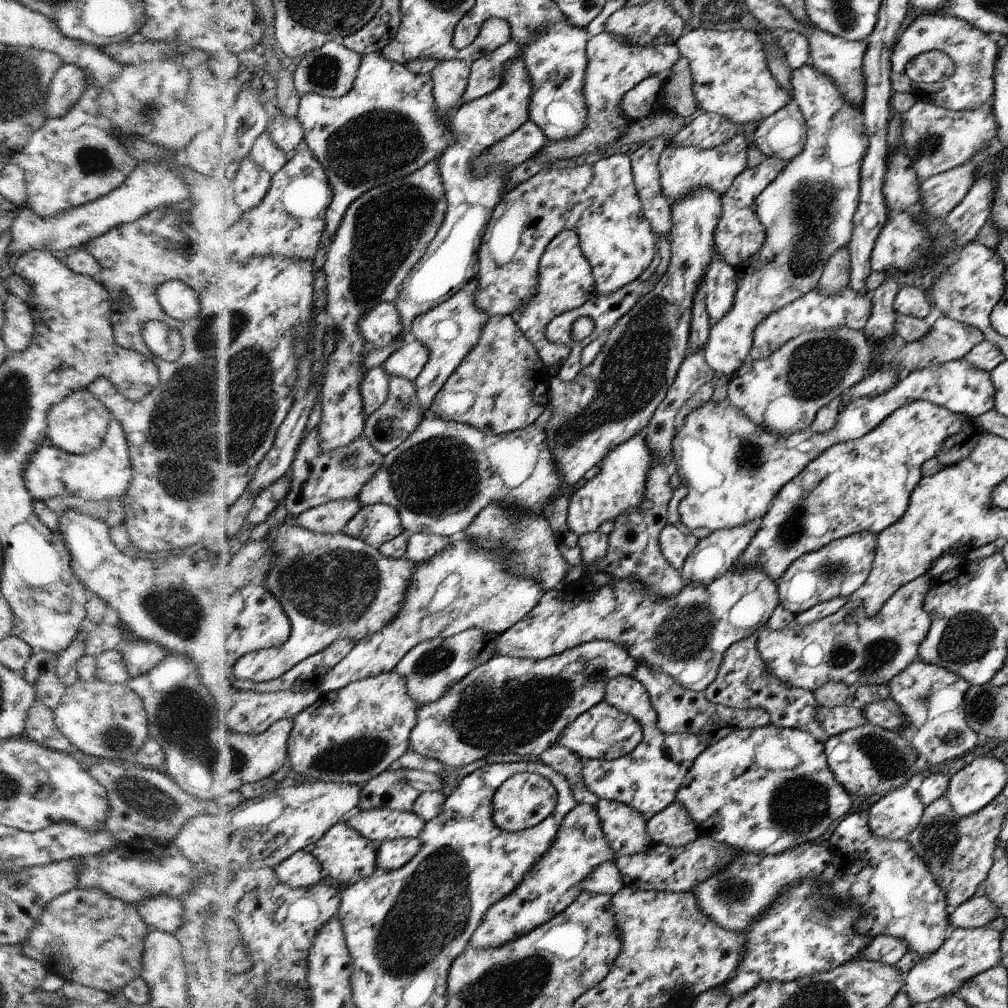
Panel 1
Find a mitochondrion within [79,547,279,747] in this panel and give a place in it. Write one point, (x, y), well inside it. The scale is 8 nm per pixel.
(175, 610)

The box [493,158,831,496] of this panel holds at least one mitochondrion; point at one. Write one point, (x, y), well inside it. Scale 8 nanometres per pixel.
(634, 367)

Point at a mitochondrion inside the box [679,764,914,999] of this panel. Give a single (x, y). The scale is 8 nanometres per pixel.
(799, 804)

